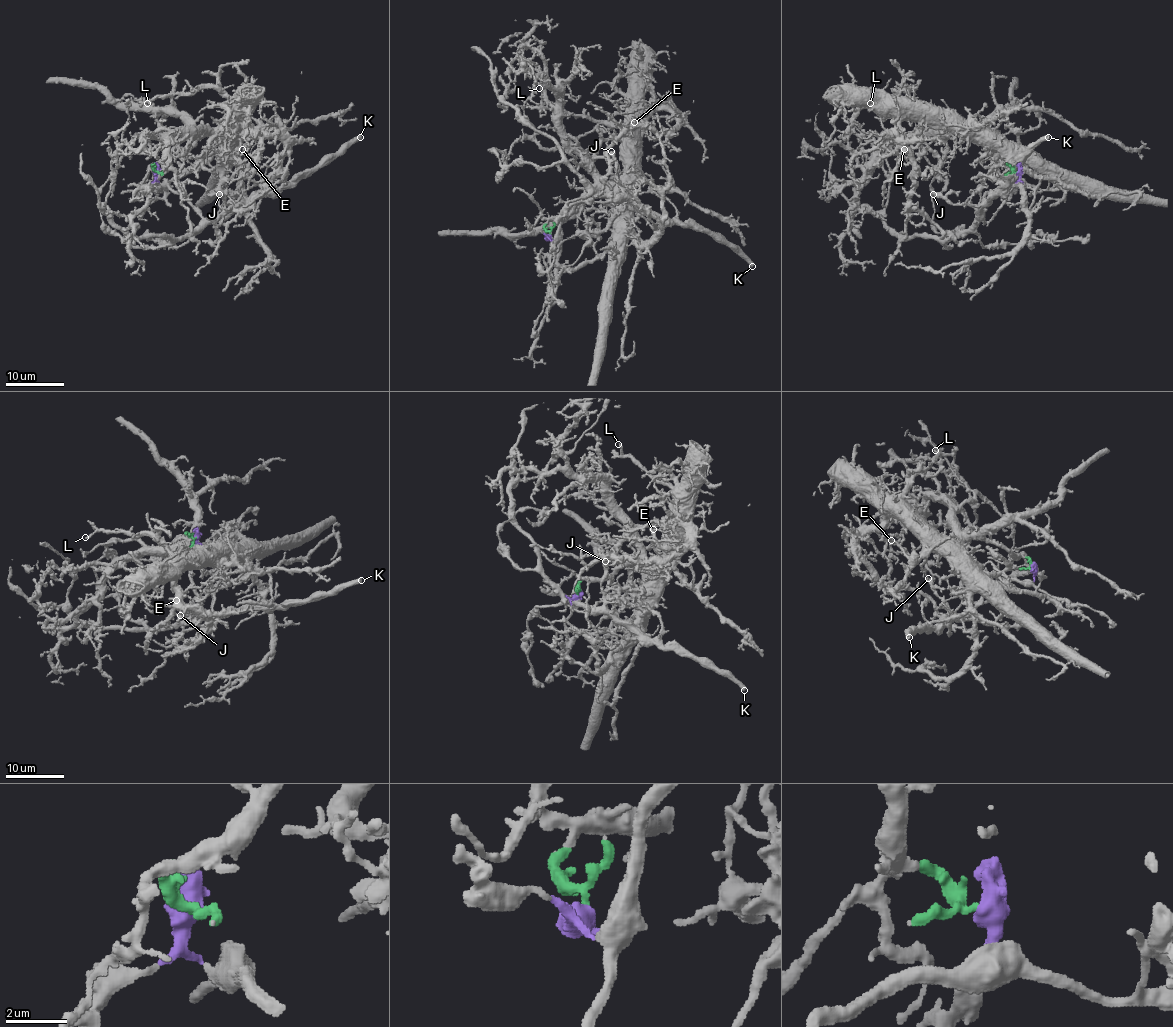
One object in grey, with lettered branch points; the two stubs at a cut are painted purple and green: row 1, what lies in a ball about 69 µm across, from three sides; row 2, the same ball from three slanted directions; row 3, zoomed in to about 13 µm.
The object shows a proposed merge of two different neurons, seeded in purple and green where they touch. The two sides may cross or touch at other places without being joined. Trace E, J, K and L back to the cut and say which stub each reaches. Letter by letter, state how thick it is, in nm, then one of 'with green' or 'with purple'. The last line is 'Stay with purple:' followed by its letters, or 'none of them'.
E: 240 nm | with green
J: 650 nm | with purple
K: 550 nm | with purple
L: 280 nm | with green
Stay with purple: J, K

